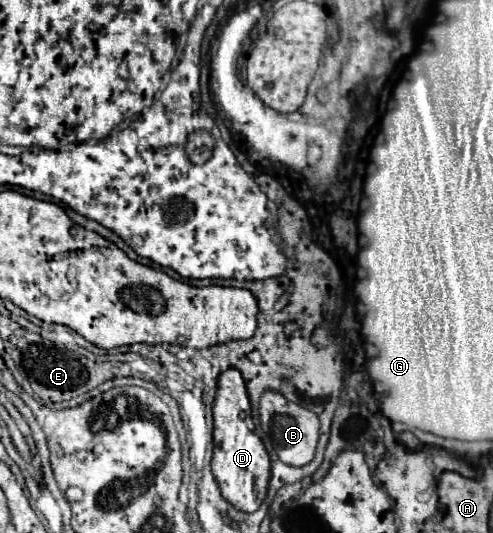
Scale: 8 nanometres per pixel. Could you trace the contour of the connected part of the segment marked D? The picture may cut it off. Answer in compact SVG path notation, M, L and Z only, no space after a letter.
M229 368L219 374L215 400L213 400L213 420L215 420L213 424L215 446L213 446L211 470L215 482L223 498L231 506L235 506L241 512L255 512L267 494L267 486L271 478L271 462L261 438L255 434L245 382L241 378L241 372L235 368Z

